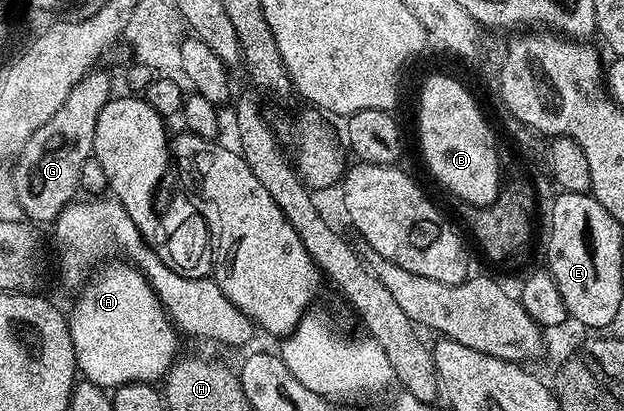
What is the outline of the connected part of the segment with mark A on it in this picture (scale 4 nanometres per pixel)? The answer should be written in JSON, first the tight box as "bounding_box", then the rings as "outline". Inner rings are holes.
{"bounding_box":[68,261,179,389],"outline":[[[126,261],[105,262],[77,295],[74,308],[68,311],[68,322],[78,371],[85,382],[107,389],[126,383],[154,383],[174,366],[179,332],[137,267]]]}

